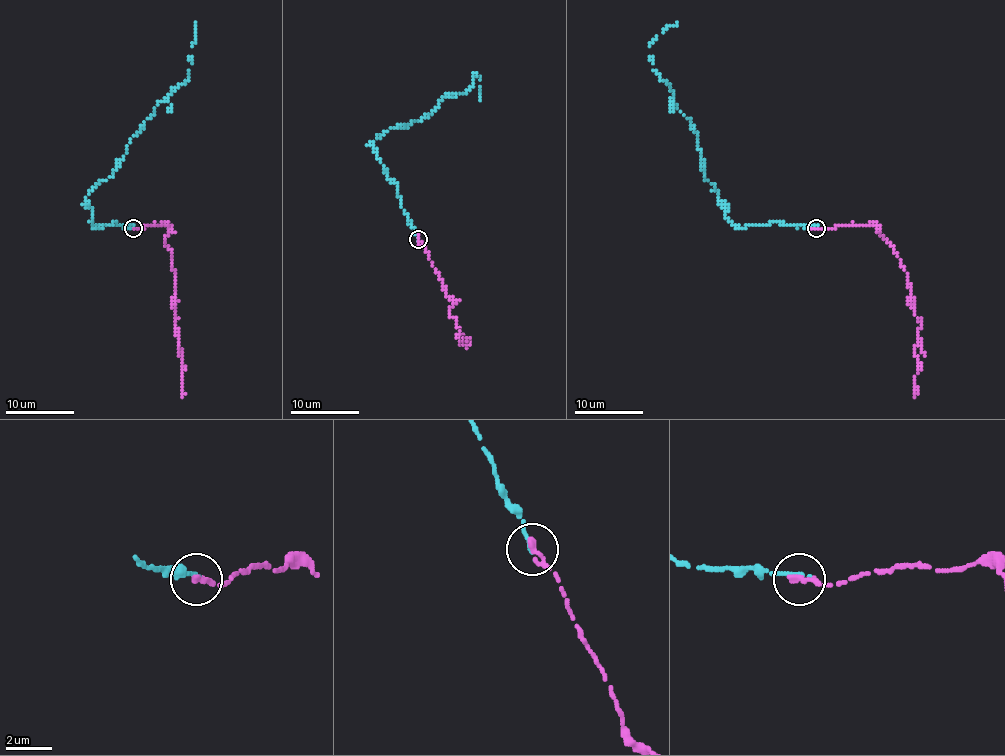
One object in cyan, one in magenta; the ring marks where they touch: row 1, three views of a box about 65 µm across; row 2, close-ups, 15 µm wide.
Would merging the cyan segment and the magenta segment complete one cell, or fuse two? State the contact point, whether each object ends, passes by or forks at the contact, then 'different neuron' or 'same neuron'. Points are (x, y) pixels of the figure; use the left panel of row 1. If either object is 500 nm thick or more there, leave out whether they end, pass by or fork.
(133, 228) | cyan ends | magenta ends | same neuron

